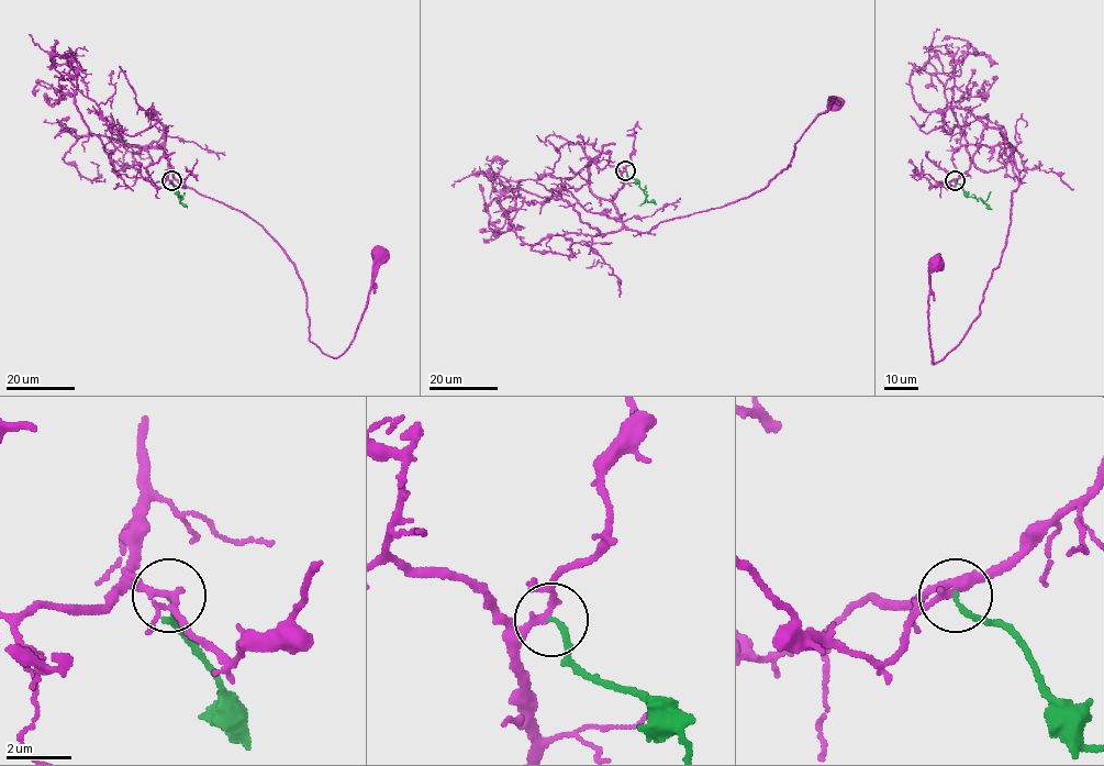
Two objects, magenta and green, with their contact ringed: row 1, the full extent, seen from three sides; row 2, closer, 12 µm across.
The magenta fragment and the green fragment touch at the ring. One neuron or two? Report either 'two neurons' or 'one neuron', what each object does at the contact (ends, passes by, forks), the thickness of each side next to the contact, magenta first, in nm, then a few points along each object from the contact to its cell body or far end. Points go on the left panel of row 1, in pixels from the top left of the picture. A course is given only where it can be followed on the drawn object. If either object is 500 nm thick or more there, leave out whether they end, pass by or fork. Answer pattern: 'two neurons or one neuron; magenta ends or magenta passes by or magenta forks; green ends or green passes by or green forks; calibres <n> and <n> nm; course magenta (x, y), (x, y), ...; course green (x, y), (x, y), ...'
one neuron; magenta forks; green ends; calibres 160 and 160 nm; course magenta (170, 180), (165, 125), (171, 176), (243, 211), (294, 265), (310, 341), (333, 357), (355, 336), (379, 256); course green (170, 180), (181, 199), (174, 189)

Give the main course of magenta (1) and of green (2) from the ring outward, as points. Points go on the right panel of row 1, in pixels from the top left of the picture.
1: (954, 180), (982, 131), (1001, 132), (1019, 181), (1006, 244), (980, 315), (935, 364), (936, 265)
2: (954, 180), (968, 197), (983, 201), (990, 191)

